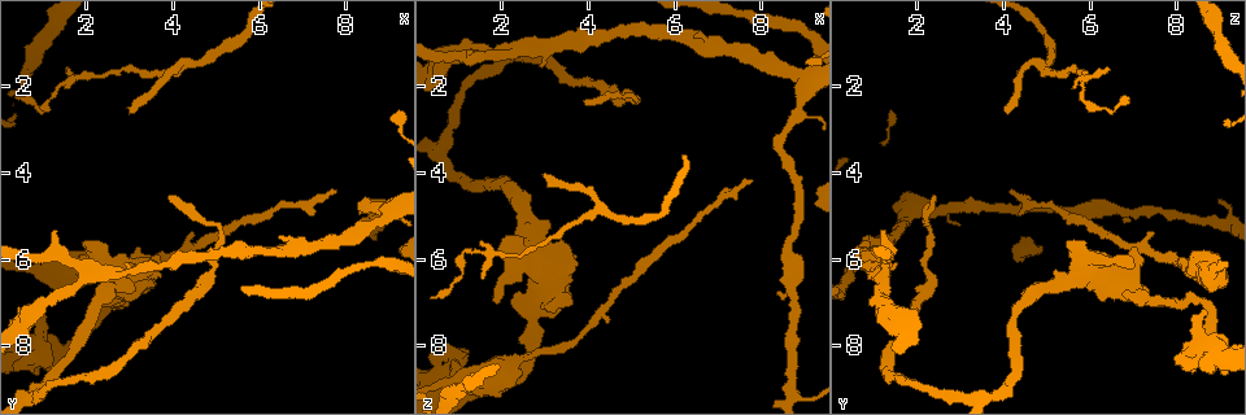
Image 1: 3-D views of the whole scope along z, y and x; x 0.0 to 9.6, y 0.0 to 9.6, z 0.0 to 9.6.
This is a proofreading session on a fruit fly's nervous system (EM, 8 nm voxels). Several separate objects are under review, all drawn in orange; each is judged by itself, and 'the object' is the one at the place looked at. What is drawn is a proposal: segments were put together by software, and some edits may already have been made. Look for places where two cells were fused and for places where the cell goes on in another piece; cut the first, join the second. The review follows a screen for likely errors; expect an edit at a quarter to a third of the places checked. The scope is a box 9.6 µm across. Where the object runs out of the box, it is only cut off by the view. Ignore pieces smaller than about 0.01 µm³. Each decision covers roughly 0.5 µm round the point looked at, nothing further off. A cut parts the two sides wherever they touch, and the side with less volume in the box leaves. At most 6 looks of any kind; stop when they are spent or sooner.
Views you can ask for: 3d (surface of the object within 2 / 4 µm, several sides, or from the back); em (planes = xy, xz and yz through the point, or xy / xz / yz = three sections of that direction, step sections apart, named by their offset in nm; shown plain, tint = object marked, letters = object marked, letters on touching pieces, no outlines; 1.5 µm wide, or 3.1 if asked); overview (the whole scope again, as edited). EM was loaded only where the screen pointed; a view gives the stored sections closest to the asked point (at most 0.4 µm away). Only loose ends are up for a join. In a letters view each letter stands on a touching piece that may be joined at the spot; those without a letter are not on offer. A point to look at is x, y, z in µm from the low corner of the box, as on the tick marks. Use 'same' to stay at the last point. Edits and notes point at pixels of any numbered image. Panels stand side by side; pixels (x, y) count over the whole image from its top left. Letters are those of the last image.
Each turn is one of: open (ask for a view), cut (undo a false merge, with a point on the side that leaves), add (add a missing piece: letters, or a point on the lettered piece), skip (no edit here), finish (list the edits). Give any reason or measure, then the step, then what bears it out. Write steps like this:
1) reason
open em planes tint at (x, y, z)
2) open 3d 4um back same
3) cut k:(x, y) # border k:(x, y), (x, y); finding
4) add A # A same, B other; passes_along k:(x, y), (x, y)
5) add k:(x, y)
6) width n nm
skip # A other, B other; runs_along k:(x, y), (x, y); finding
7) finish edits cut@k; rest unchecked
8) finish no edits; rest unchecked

abrupt turn
open 3d 2um at (2.50, 7.05, 8.65)

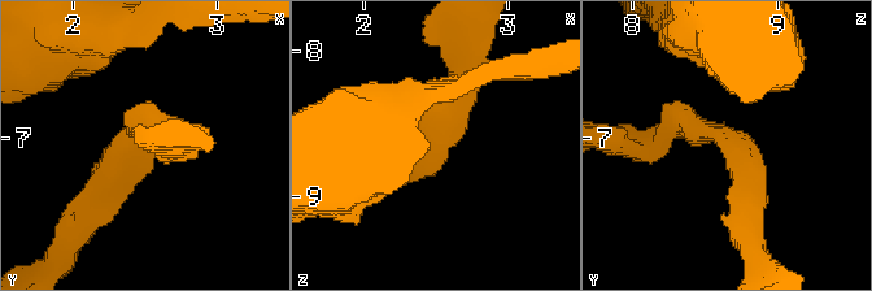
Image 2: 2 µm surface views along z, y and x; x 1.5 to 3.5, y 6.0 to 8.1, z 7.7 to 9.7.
arm_widths 200, 240 nm; shape alone is not enough
open em planes tint at (2.52, 6.98, 8.60)

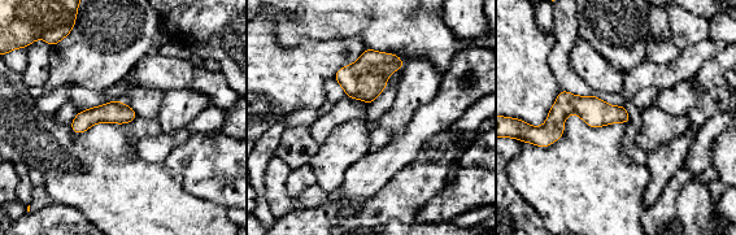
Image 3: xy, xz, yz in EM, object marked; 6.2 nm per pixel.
open em planes letters same

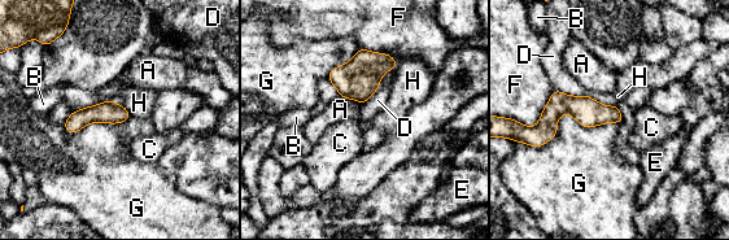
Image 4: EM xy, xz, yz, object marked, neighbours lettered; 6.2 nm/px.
skip # A other, B other, C other, D other, E other, F other, G other, H other; border 4:(619, 123), (561, 114), (531, 147); one cell here

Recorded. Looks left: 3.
tapers out
open em xy step 8 tint at (4.45, 5.35, 7.45)

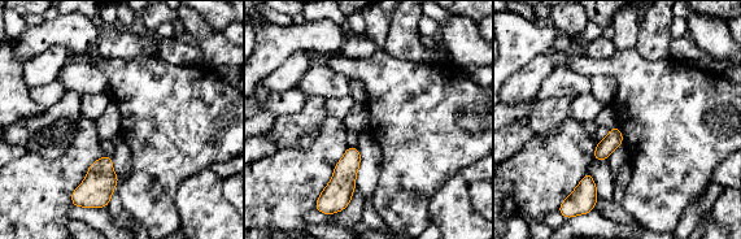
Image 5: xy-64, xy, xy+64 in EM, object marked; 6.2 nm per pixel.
open em planes letters same

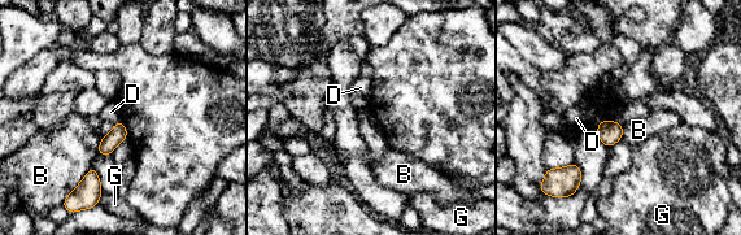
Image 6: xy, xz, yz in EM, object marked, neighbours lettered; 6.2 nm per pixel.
width 100 nm; longest_contact B 220 nm
skip # B other, D other, G other; no lettered piece goes on from it

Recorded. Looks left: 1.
finish no edits; rest unchecked

